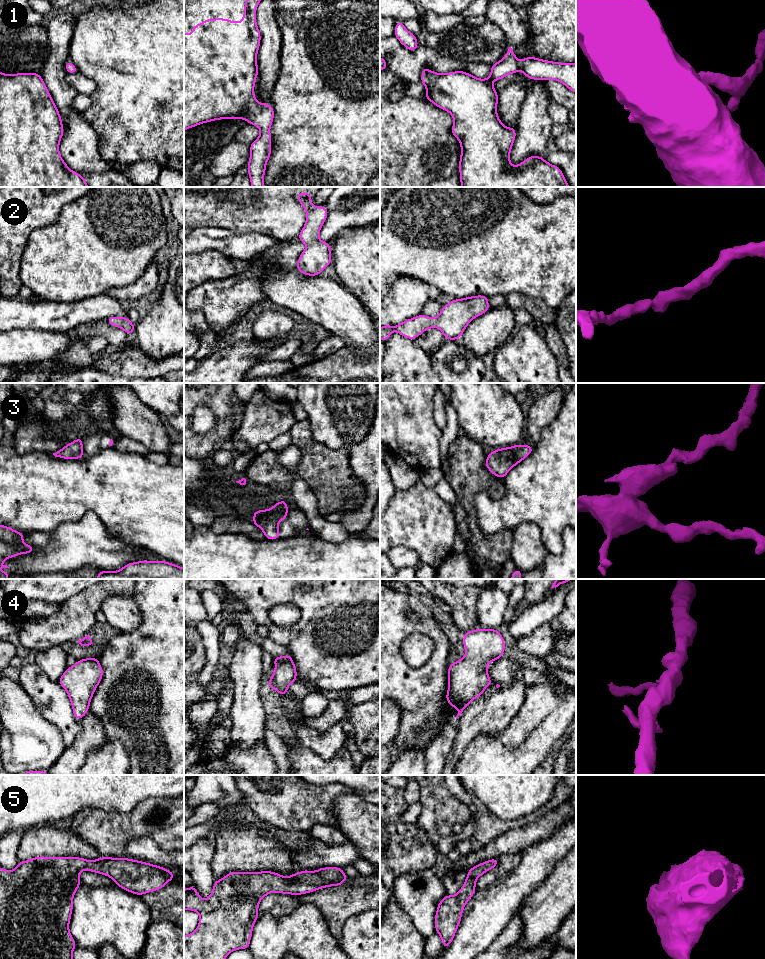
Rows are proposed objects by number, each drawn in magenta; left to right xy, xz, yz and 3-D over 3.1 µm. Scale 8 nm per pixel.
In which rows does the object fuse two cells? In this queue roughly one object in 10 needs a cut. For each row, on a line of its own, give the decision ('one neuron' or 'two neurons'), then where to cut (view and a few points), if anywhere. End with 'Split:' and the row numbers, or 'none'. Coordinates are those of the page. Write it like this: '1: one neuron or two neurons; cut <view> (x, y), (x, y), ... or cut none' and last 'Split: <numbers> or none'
1: one neuron; cut none
2: one neuron; cut none
3: one neuron; cut none
4: one neuron; cut none
5: one neuron; cut none
Split: none

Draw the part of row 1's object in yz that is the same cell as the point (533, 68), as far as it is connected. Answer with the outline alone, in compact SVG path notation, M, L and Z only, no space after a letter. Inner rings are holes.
M511 47L505 56L491 65L490 76L479 79L465 71L435 73L422 68L420 83L426 86L425 99L448 111L454 124L450 130L460 141L459 172L461 187L570 187L560 167L546 162L543 156L529 156L517 166L510 163L510 152L516 139L516 127L505 127L497 114L498 92L492 82L522 71L532 80L557 80L576 93L576 62L561 63L533 56L518 61Z

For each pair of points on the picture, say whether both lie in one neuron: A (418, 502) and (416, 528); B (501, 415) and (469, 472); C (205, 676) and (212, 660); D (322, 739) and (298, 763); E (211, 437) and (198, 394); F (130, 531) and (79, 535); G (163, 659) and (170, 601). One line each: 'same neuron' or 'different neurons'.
A: same neuron
B: different neurons
C: same neuron
D: different neurons
E: same neuron
F: different neurons
G: same neuron

